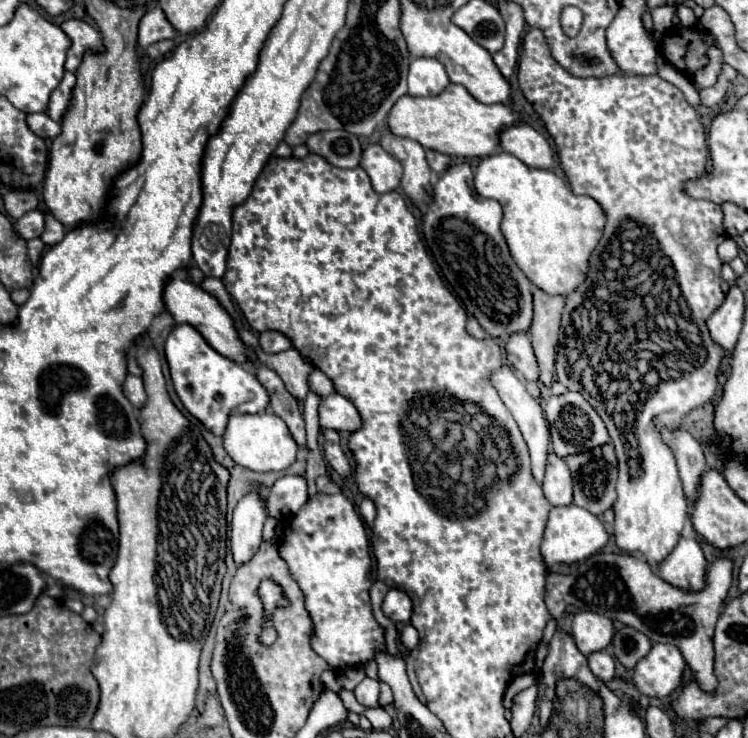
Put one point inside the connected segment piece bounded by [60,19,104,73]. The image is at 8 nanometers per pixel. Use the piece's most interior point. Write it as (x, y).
(82, 36)

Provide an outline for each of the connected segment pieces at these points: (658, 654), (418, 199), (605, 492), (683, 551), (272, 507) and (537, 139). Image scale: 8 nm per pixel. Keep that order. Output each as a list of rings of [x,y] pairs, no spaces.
[[[656,643],[650,653],[630,673],[640,693],[650,697],[666,697],[682,685],[686,661],[678,647]]]
[[[388,129],[382,131],[380,145],[402,163],[402,167],[404,167],[402,189],[410,197],[410,201],[420,209],[426,207],[428,203],[432,203],[432,199],[434,199],[434,191],[430,185],[432,171],[426,163],[424,147],[418,141],[396,137]]]
[[[604,443],[602,447],[594,447],[586,453],[576,453],[564,457],[572,479],[574,479],[574,505],[588,509],[594,515],[602,515],[606,509],[612,507],[616,499],[616,479],[618,479],[618,459],[614,453],[612,443]]]
[[[680,539],[674,551],[658,565],[658,575],[682,591],[706,587],[706,559],[696,539]]]
[[[302,475],[280,477],[268,493],[268,515],[276,519],[288,519],[288,513],[296,513],[308,501],[308,483]]]
[[[514,123],[504,127],[500,133],[500,149],[518,157],[528,167],[552,169],[552,149],[548,141],[528,123]]]

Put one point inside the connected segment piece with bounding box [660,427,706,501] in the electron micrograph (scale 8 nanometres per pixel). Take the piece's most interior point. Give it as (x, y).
(689, 456)

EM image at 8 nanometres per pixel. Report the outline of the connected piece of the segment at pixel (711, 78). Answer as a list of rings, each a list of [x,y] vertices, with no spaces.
[[[712,45],[708,49],[708,63],[692,75],[692,85],[696,87],[696,91],[702,91],[706,87],[712,87],[718,81],[718,75],[722,71],[722,61],[724,59],[722,59],[720,47]]]

